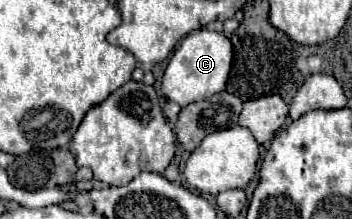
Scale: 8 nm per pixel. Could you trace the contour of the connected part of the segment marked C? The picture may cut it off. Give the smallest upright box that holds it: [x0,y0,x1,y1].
[162,29,232,107]

